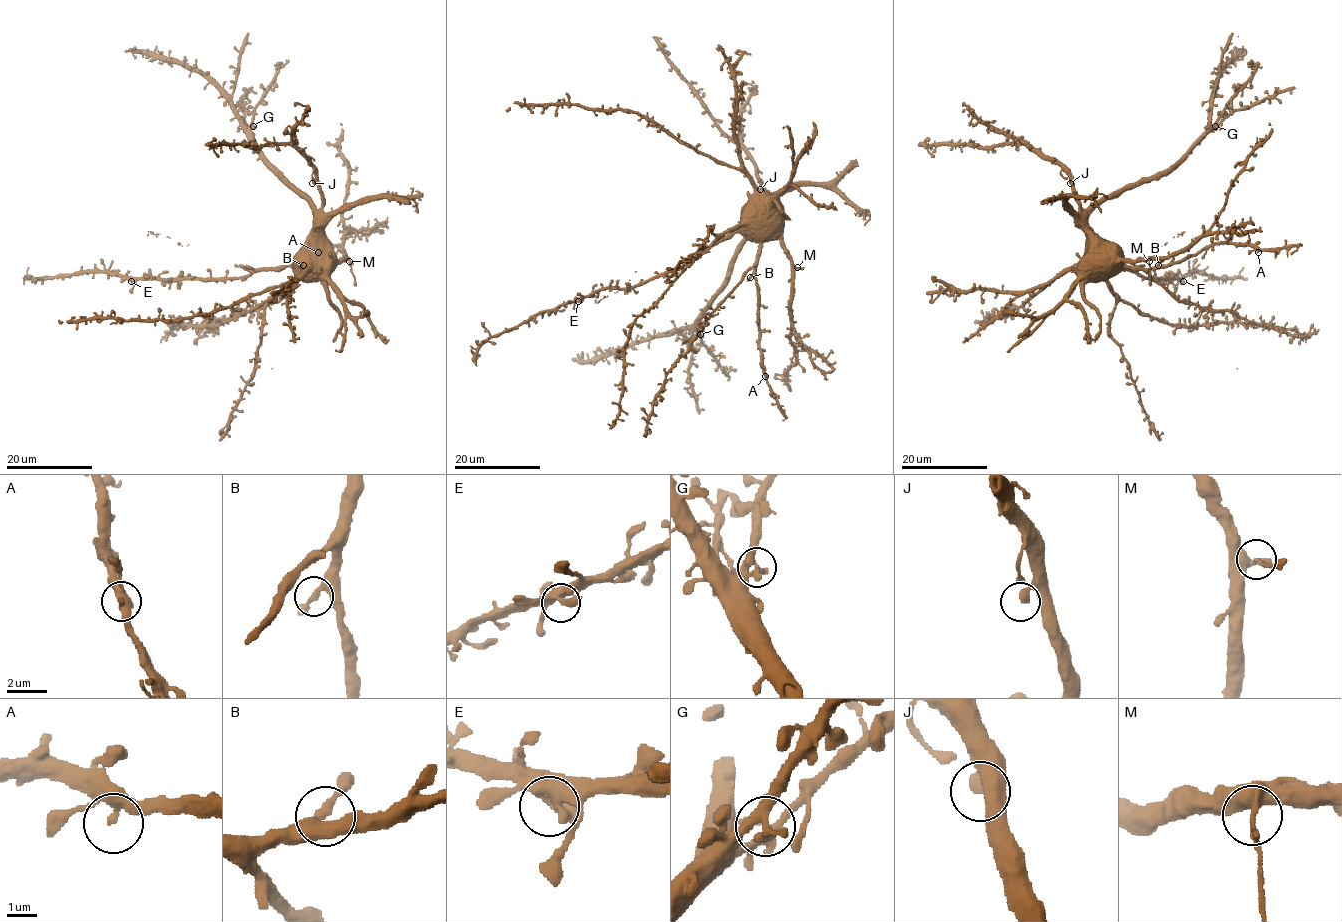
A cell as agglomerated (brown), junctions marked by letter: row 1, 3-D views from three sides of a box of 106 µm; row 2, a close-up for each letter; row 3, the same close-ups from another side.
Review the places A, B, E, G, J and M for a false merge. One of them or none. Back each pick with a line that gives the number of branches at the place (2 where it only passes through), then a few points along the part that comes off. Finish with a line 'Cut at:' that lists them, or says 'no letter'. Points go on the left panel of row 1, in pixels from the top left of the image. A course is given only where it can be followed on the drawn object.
M: branches 2; course (349, 261), (356, 286)
Cut at: M

